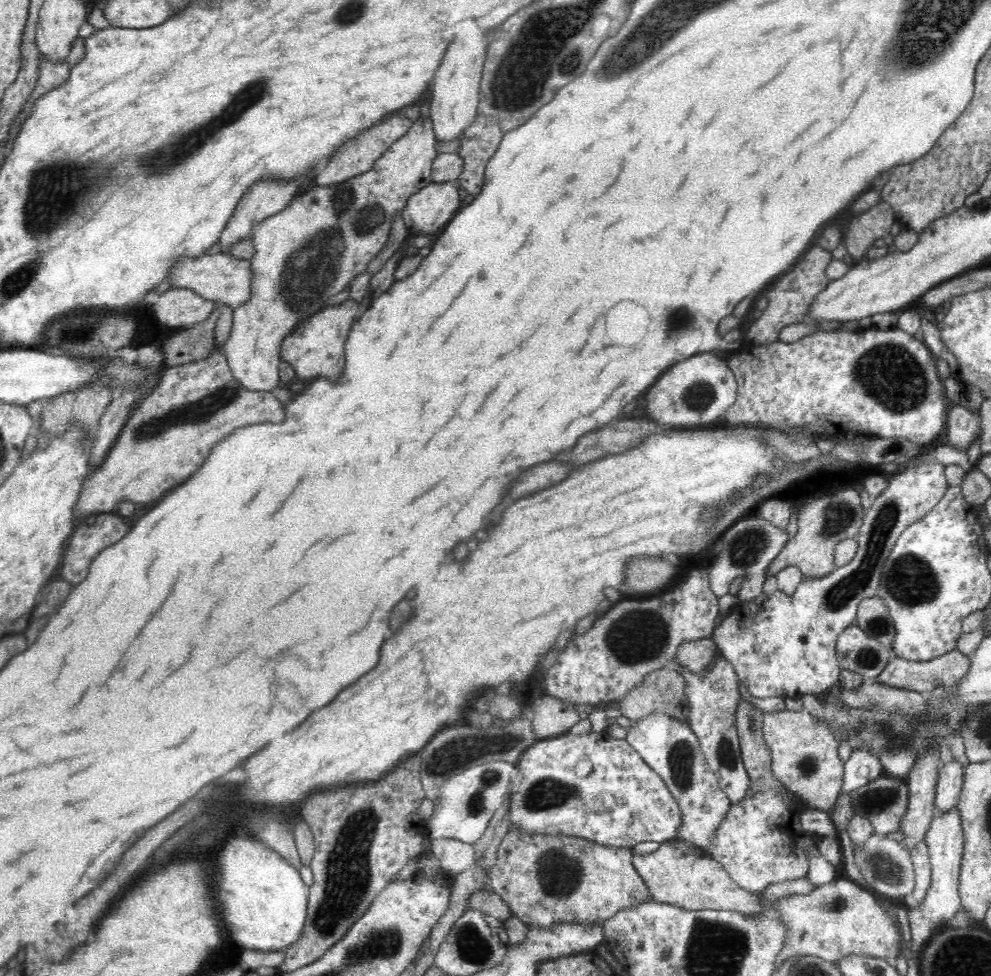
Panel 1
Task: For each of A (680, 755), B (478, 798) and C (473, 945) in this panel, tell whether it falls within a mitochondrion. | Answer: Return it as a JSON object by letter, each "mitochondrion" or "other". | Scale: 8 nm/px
{"A":"mitochondrion","B":"mitochondrion","C":"mitochondrion"}

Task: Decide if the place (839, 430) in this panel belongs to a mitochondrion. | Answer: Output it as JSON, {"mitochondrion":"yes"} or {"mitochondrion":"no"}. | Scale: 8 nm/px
{"mitochondrion":"no"}

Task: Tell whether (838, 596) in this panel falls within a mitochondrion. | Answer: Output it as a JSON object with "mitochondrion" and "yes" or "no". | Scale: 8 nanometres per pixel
{"mitochondrion":"yes"}

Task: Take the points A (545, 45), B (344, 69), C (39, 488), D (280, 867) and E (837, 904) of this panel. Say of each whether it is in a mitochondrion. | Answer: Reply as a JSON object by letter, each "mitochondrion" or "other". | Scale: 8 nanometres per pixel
{"A":"mitochondrion","B":"other","C":"other","D":"other","E":"mitochondrion"}

